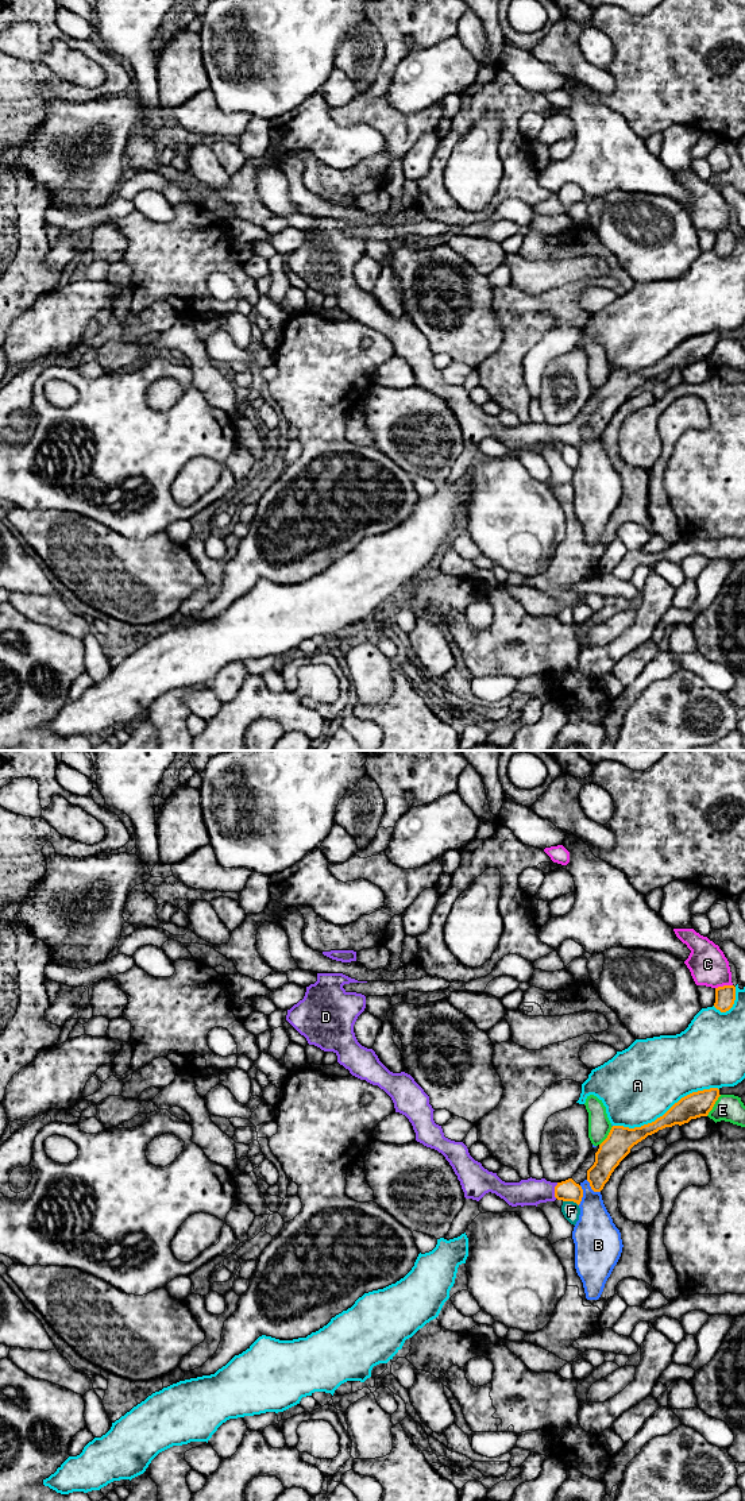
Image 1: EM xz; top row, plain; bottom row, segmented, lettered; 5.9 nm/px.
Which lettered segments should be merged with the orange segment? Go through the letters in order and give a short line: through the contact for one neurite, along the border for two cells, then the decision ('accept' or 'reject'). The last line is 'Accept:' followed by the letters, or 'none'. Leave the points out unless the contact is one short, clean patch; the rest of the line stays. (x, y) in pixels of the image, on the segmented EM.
A: reject
B: reject
C: reject
D: line xz (567, 1191), (555, 1191), (527, 1192); accept
E: reject
F: reject
Accept: D

